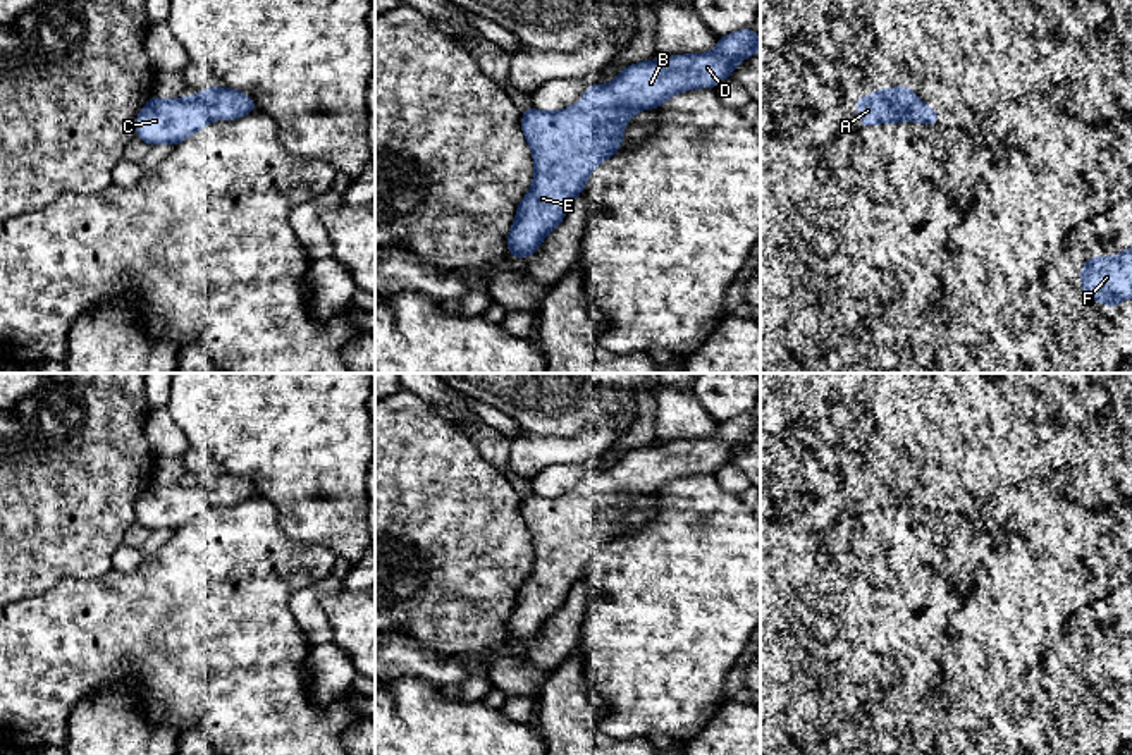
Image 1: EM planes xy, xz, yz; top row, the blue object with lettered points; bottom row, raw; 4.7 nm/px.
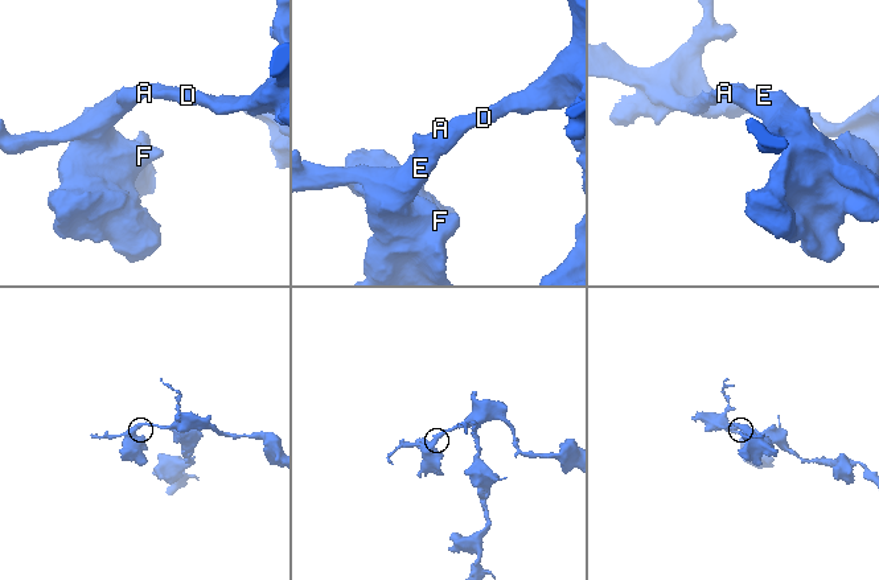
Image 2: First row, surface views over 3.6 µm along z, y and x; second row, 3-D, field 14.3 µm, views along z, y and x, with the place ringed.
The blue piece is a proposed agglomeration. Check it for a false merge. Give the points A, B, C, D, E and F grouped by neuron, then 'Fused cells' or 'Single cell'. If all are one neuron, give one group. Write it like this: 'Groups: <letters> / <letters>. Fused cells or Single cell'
Groups: A B C D E F. Single cell

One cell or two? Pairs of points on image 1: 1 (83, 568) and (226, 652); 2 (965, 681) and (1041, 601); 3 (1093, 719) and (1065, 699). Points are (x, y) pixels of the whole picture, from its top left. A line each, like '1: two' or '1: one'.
1: two
2: one
3: one

